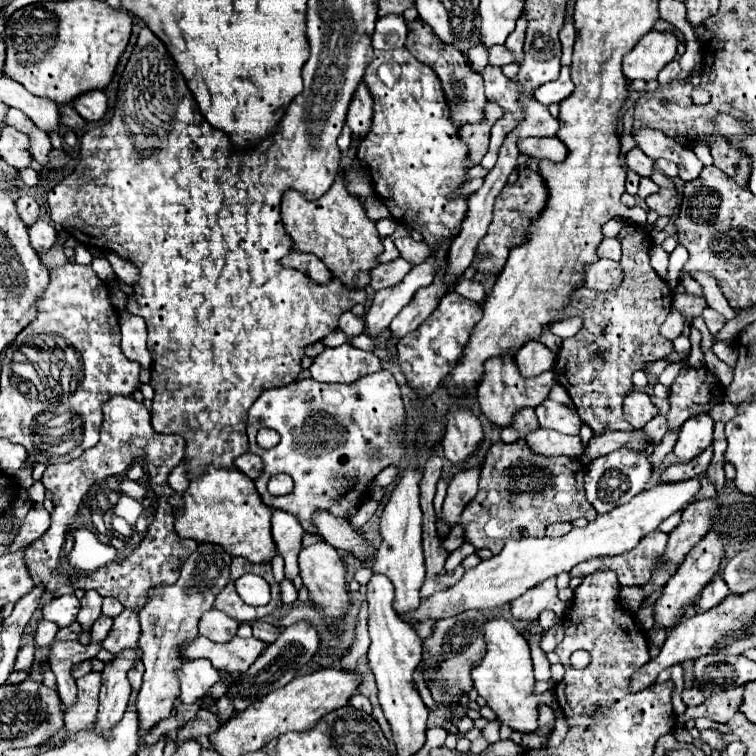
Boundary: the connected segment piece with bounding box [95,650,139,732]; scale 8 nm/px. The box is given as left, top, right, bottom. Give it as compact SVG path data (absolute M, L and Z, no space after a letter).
M139 650L117 654L103 670L103 686L99 694L99 714L95 728L103 728L103 732L111 732L111 728L123 718L127 710L131 686L127 680L127 670L139 660Z

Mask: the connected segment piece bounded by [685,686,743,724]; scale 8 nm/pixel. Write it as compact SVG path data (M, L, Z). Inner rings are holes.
M743 686L729 690L715 690L707 700L695 708L687 708L685 718L709 718L717 724L725 724L737 712L743 698Z

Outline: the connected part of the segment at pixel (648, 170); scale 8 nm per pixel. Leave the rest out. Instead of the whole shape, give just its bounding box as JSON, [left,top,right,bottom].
[627,148,655,178]

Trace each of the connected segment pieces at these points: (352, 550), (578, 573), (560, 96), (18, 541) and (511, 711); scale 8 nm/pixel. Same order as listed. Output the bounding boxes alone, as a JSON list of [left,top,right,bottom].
[[315,512,375,562],[569,530,667,586],[535,66,575,106],[9,504,51,552],[473,618,555,734]]

